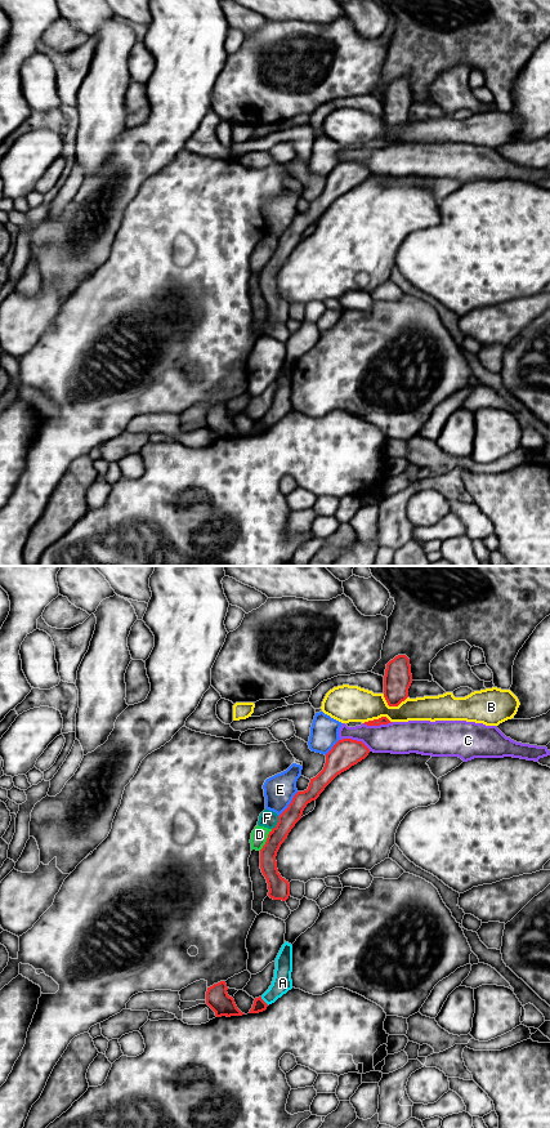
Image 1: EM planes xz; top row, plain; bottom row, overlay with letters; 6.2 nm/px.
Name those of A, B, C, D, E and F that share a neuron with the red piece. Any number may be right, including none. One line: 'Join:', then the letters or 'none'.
Join: none

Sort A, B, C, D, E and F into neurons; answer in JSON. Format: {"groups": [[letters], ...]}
{"groups": [["A"], ["B"], ["C"], ["D", "F"], ["E"]]}

